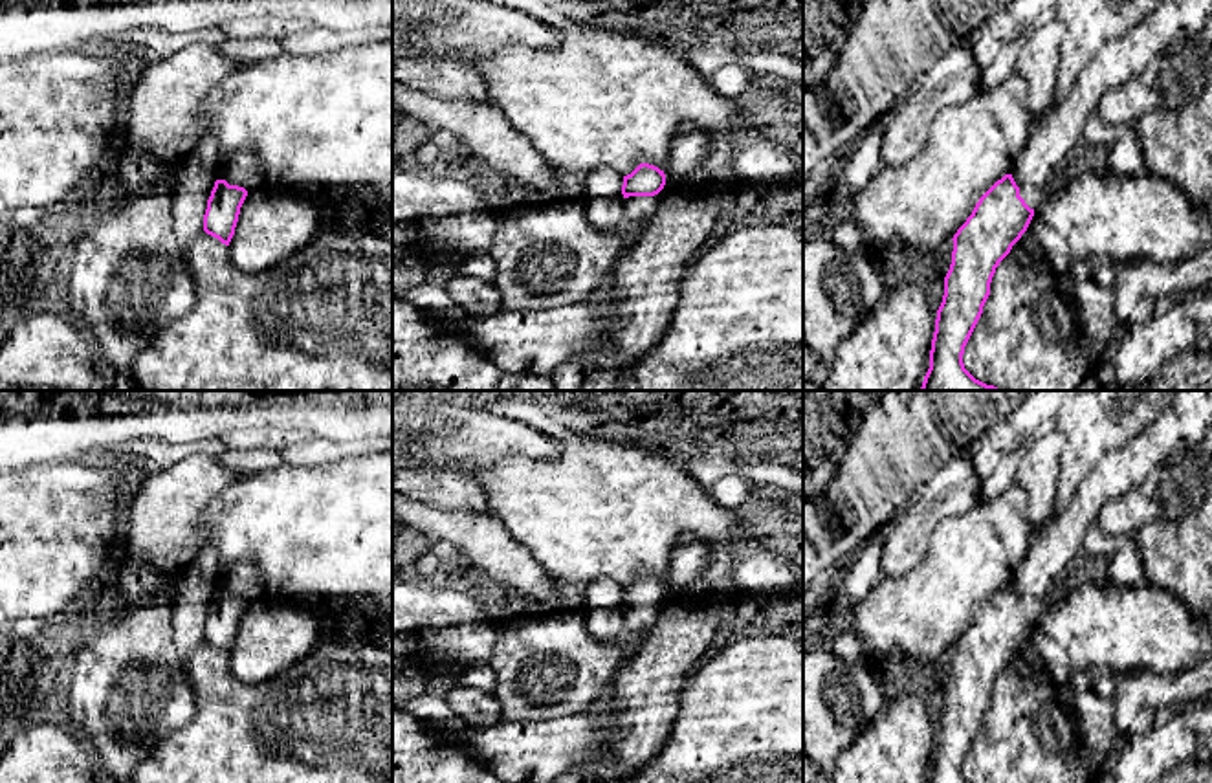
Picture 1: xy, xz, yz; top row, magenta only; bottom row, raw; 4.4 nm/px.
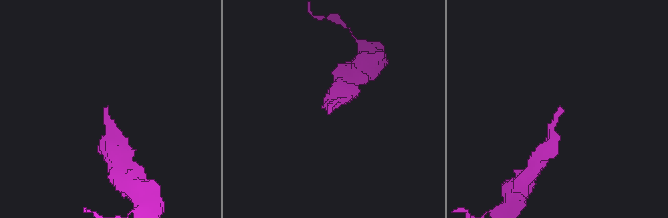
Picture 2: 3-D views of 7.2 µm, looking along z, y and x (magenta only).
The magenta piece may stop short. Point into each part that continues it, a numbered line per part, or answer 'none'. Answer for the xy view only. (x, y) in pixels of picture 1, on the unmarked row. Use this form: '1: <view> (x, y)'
1: xy (242, 578)

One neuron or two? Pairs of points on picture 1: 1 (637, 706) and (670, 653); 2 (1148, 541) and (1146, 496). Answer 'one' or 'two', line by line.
1: one
2: two

